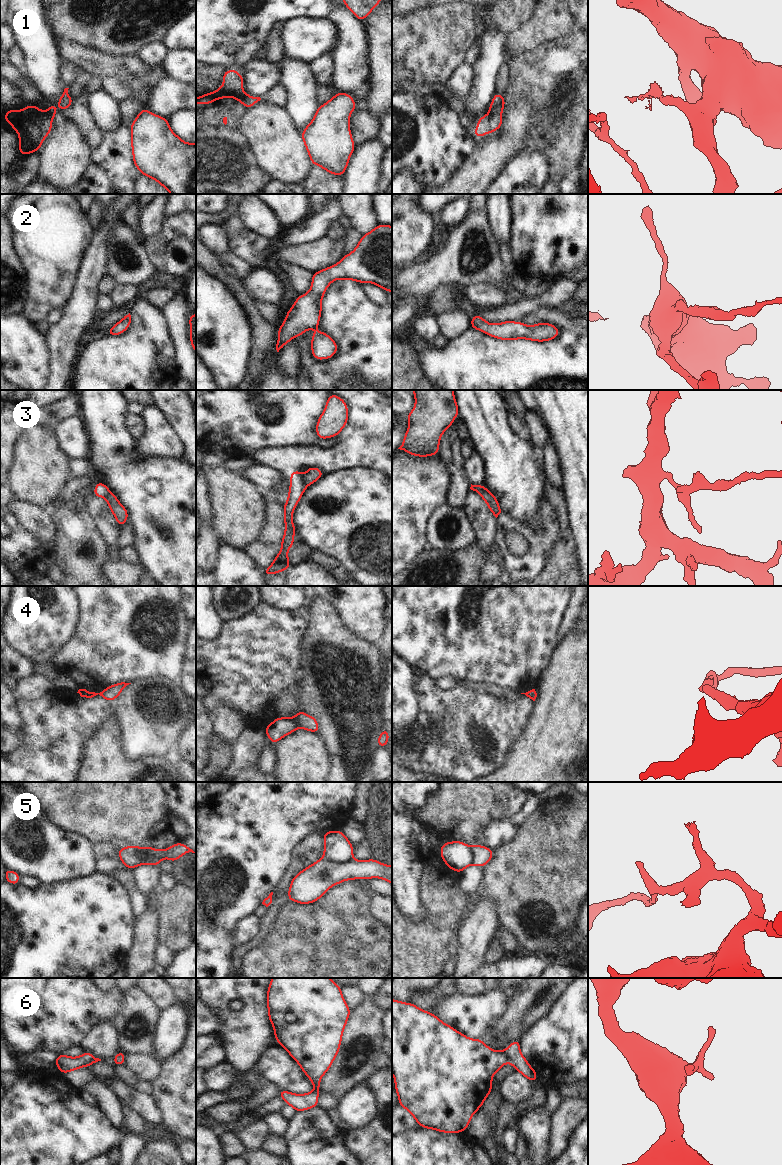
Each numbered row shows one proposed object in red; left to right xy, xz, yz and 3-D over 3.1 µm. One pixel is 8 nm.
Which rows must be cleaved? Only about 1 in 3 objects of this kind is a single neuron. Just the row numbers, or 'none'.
1, 3, 4, 5, 6

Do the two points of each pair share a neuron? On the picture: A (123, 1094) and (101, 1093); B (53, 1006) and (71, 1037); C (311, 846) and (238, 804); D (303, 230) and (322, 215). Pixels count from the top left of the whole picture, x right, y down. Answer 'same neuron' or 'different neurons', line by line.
A: different neurons
B: same neuron
C: different neurons
D: same neuron

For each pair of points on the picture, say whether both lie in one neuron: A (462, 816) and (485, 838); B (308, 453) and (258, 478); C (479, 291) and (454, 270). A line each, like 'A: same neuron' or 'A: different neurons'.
A: different neurons
B: different neurons
C: different neurons

